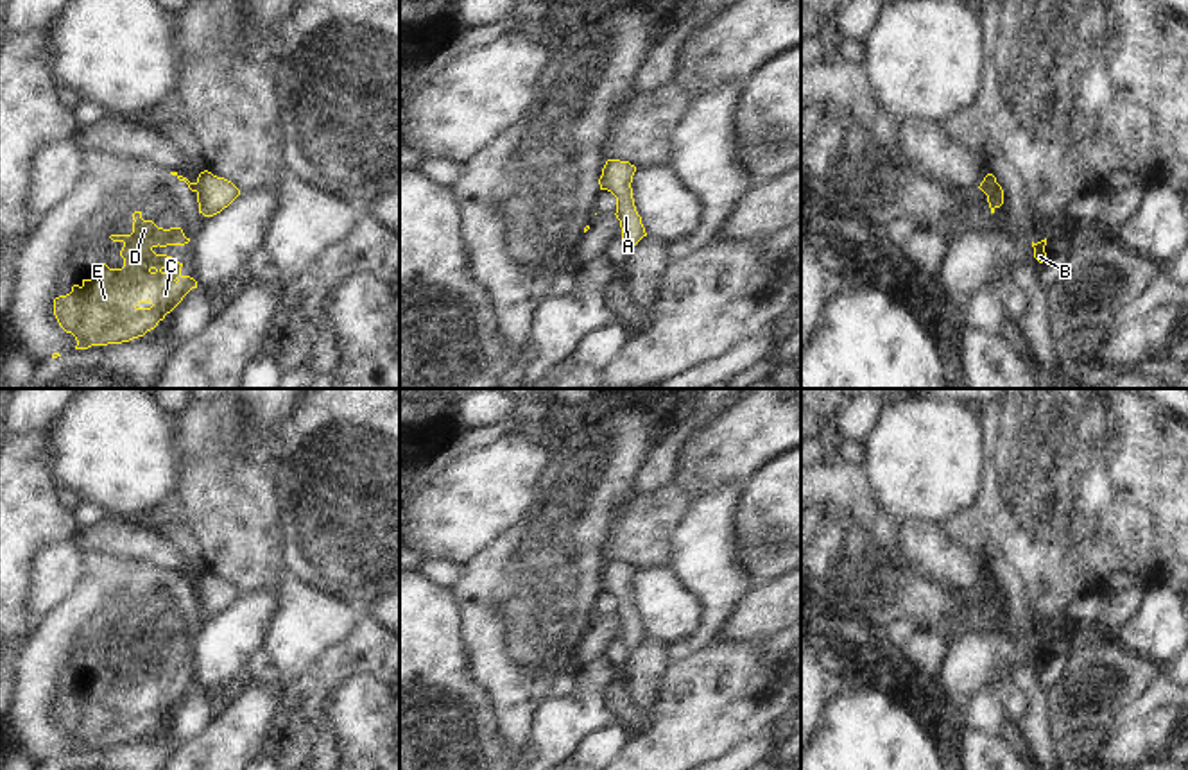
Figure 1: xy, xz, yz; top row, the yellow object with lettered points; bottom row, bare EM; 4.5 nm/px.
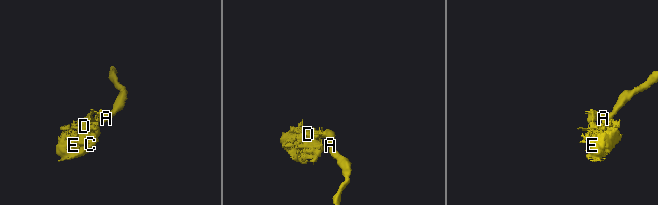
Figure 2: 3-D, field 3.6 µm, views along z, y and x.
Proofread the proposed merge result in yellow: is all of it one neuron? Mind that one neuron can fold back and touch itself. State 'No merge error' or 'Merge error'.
Merge error.

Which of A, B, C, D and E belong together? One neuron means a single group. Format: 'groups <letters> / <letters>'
groups A / B C D E

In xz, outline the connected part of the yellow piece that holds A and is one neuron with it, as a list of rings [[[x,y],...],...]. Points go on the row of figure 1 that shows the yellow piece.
[[[607,159],[598,179],[600,190],[607,190],[616,197],[616,218],[620,220],[624,245],[633,249],[647,236],[641,217],[633,199],[633,175],[636,167],[629,161]]]

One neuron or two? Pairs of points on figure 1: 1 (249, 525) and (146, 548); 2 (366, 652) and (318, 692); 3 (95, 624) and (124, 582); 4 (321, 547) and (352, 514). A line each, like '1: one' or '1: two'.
1: two
2: one
3: one
4: one

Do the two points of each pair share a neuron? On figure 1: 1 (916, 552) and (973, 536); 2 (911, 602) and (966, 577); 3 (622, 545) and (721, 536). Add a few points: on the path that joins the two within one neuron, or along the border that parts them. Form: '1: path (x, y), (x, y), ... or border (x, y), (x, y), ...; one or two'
1: border (939, 525), (954, 541), (984, 556); two
2: border (911, 566), (932, 581), (977, 590); two
3: border (688, 504), (671, 536), (671, 563), (667, 566); two

